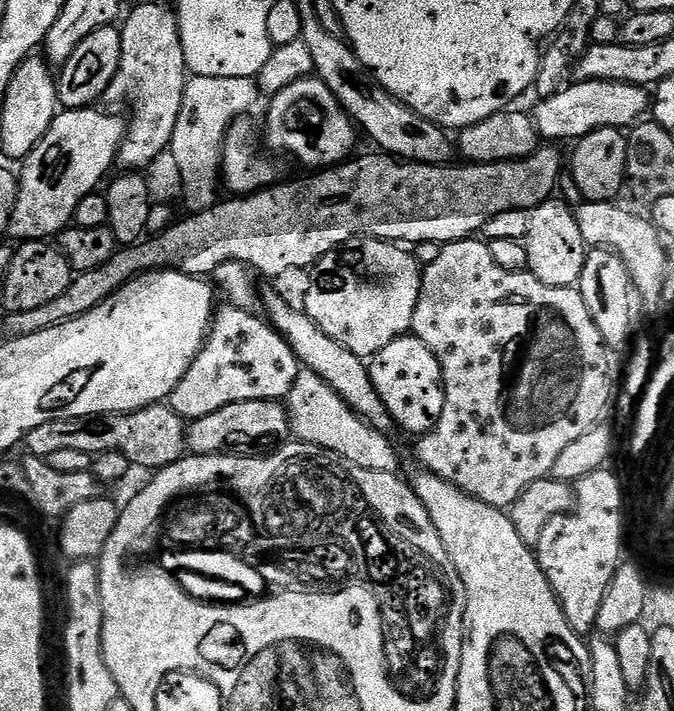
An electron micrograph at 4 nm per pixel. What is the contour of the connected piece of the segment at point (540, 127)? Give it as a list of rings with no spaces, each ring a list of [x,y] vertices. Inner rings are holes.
[[[581,80],[569,83],[553,96],[543,97],[539,103],[536,112],[531,113],[532,120],[536,124],[536,133],[548,142],[560,142],[556,140],[578,142],[594,130],[603,128],[624,130],[635,125],[647,108],[649,111],[650,92],[648,88],[630,86],[626,82]]]

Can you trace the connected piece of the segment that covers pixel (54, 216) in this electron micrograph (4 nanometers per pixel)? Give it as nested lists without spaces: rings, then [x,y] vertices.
[[[89,106],[61,111],[42,142],[22,161],[21,168],[28,168],[18,172],[20,193],[8,227],[13,241],[48,242],[59,237],[73,223],[78,202],[105,183],[104,175],[117,163],[120,143],[126,135],[126,120],[98,109]]]

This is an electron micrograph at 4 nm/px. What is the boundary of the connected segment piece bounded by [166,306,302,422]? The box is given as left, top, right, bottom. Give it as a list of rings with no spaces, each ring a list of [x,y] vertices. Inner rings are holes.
[[[220,306],[215,309],[208,339],[198,358],[190,366],[186,378],[168,397],[166,403],[186,422],[214,414],[222,406],[251,400],[283,401],[290,394],[301,365],[288,364],[290,349],[284,337],[271,323],[260,321],[259,315],[241,308]]]

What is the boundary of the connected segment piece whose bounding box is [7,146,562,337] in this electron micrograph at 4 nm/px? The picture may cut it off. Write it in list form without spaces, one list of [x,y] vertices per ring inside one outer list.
[[[541,146],[526,158],[507,160],[501,164],[464,162],[461,163],[461,168],[413,164],[387,154],[357,155],[345,160],[343,164],[305,175],[308,176],[305,180],[292,180],[289,184],[277,182],[271,188],[262,188],[250,196],[228,198],[232,200],[224,198],[210,210],[185,215],[185,220],[177,219],[165,232],[157,232],[151,238],[141,240],[139,244],[121,247],[112,255],[110,262],[106,262],[106,266],[73,275],[70,286],[62,290],[62,294],[58,294],[54,302],[46,302],[46,306],[38,306],[38,310],[11,313],[7,317],[8,328],[13,337],[29,336],[70,322],[74,318],[82,318],[82,314],[106,302],[106,298],[113,296],[123,284],[128,284],[146,272],[167,270],[208,278],[220,264],[236,260],[248,265],[253,273],[261,277],[284,276],[291,268],[311,269],[320,257],[347,245],[351,236],[391,240],[404,246],[415,246],[422,242],[445,245],[453,244],[456,240],[467,240],[475,237],[486,226],[486,222],[490,222],[490,218],[506,210],[537,208],[557,191],[562,167],[560,168],[560,152],[556,148],[559,147]]]

